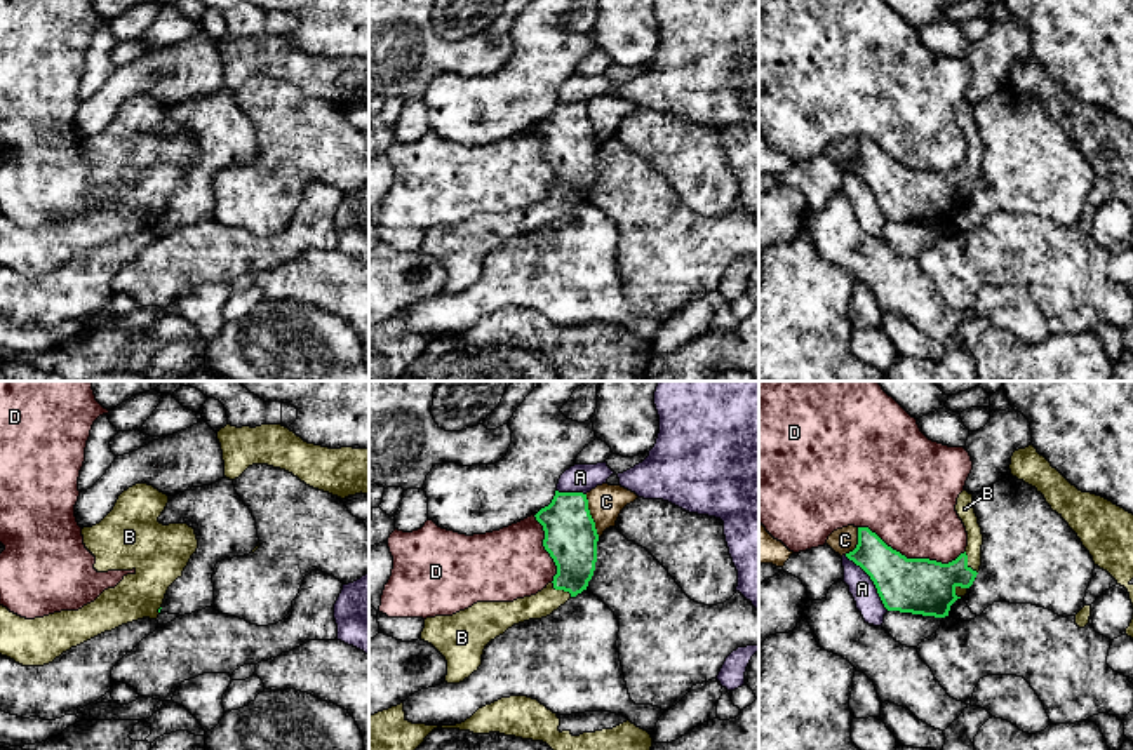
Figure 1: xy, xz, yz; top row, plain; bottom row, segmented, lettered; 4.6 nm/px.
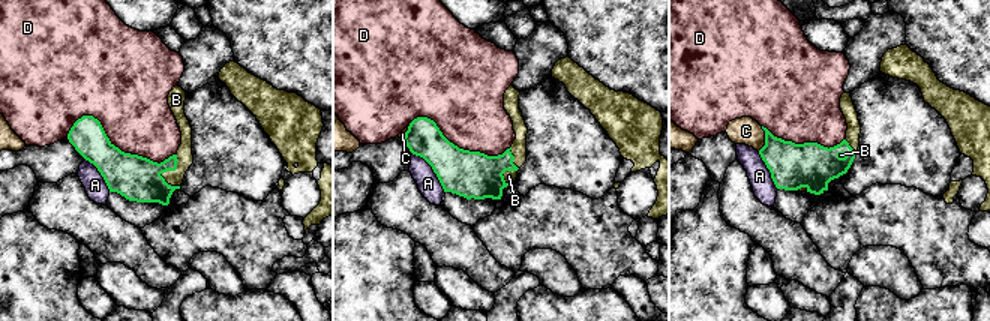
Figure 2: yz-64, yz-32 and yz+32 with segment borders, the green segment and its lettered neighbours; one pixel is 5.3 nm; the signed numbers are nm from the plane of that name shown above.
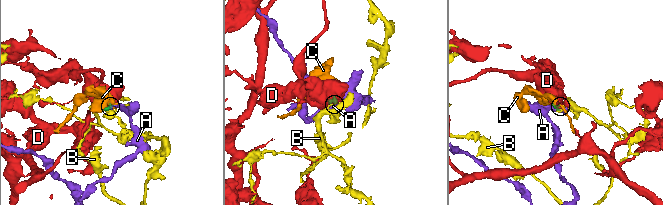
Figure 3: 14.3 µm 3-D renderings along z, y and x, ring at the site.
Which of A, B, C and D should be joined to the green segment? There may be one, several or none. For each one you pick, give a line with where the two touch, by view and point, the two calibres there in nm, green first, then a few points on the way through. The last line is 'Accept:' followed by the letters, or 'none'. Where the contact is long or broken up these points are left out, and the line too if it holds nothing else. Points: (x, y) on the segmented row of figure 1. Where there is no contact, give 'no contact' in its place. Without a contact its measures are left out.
B: meets green in xz at (561, 589); 240 nm thick on the green side, 120 nm on the other
Accept: B

